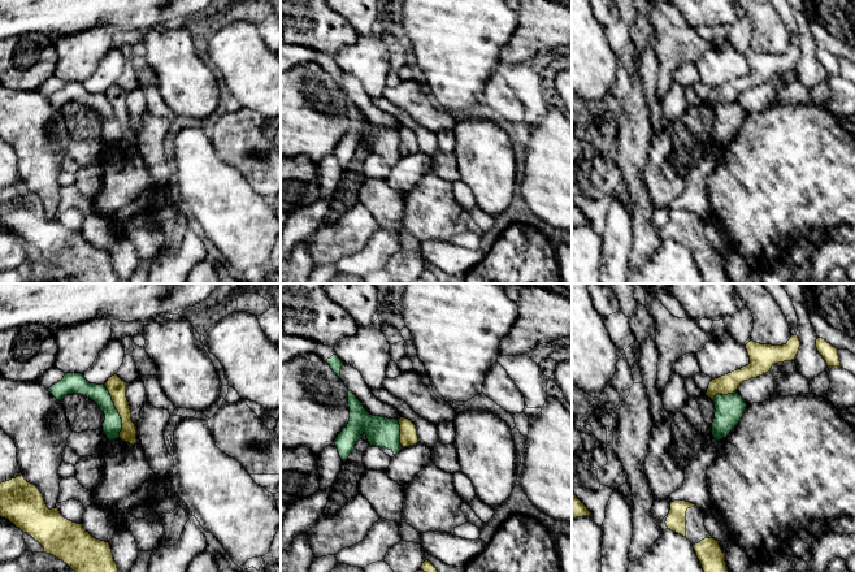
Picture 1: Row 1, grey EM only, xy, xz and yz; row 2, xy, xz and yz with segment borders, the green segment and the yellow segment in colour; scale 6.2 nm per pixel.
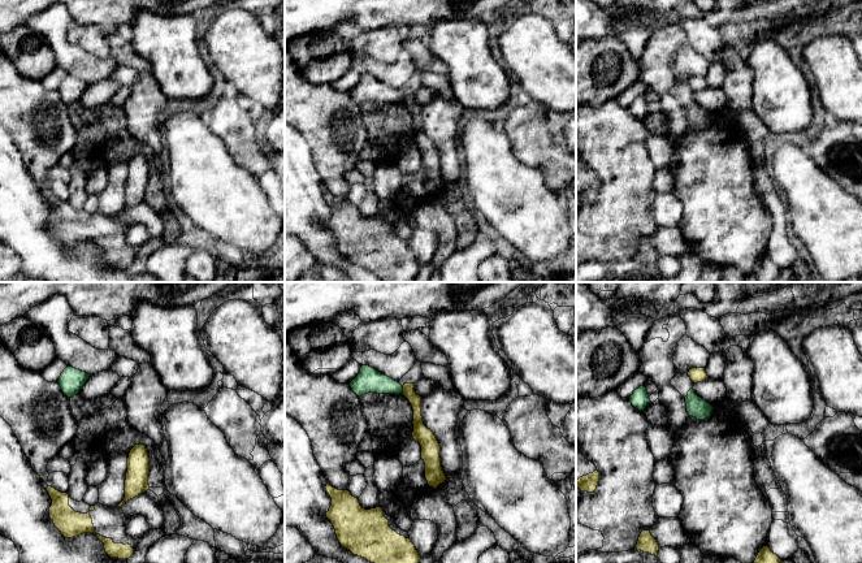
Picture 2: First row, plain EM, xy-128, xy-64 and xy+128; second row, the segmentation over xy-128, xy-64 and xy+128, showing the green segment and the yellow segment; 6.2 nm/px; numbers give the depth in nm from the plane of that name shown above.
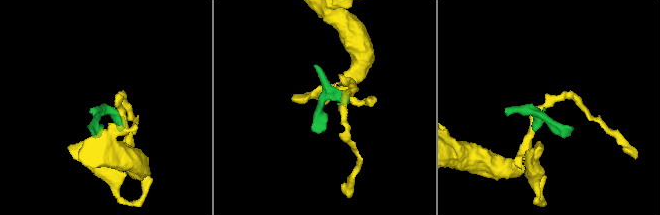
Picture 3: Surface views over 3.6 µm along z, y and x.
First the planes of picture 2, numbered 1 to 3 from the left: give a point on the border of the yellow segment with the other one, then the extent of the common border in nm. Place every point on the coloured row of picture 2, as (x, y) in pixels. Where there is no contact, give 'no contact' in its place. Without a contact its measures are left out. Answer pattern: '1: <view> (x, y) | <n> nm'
1: no contact
2: xy-64 (402, 390) | 40 nm
3: no contact

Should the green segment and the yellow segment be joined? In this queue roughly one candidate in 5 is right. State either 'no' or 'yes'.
no

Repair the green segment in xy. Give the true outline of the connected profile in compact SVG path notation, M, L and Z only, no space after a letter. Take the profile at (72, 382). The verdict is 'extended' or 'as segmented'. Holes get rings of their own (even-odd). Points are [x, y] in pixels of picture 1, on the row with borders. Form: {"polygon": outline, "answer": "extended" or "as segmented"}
{"polygon": "M66 373L61 381L52 385L48 391L62 400L68 394L81 394L92 399L105 415L103 432L109 441L120 437L122 419L114 407L105 385L90 384L81 373Z", "answer": "as segmented"}

